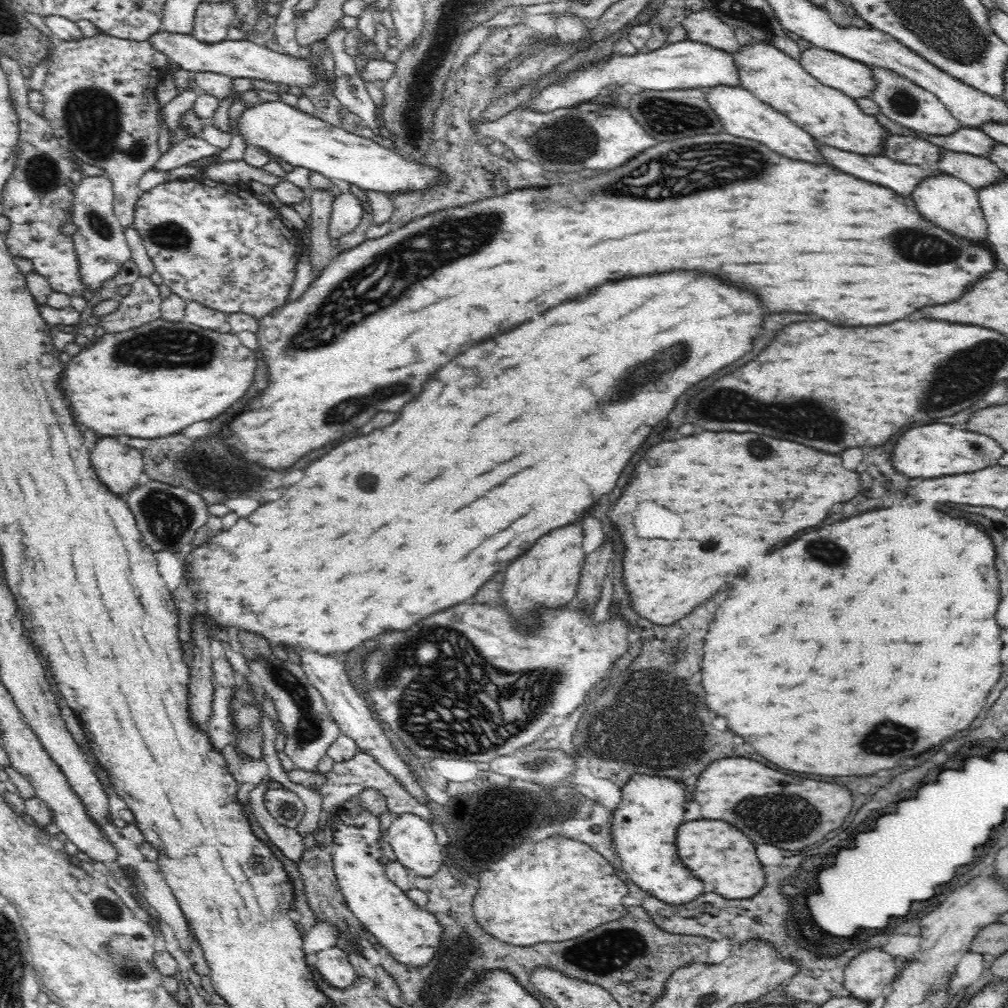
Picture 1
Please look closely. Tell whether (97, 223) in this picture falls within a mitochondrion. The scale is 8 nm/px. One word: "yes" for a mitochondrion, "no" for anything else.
yes

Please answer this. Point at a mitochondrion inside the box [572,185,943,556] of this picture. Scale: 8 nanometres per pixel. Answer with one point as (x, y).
(722, 403)

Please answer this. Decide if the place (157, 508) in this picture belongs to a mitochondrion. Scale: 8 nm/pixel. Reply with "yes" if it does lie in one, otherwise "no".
yes

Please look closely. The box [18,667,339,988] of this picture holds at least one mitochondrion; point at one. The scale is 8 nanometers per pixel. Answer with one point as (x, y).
(124, 966)

